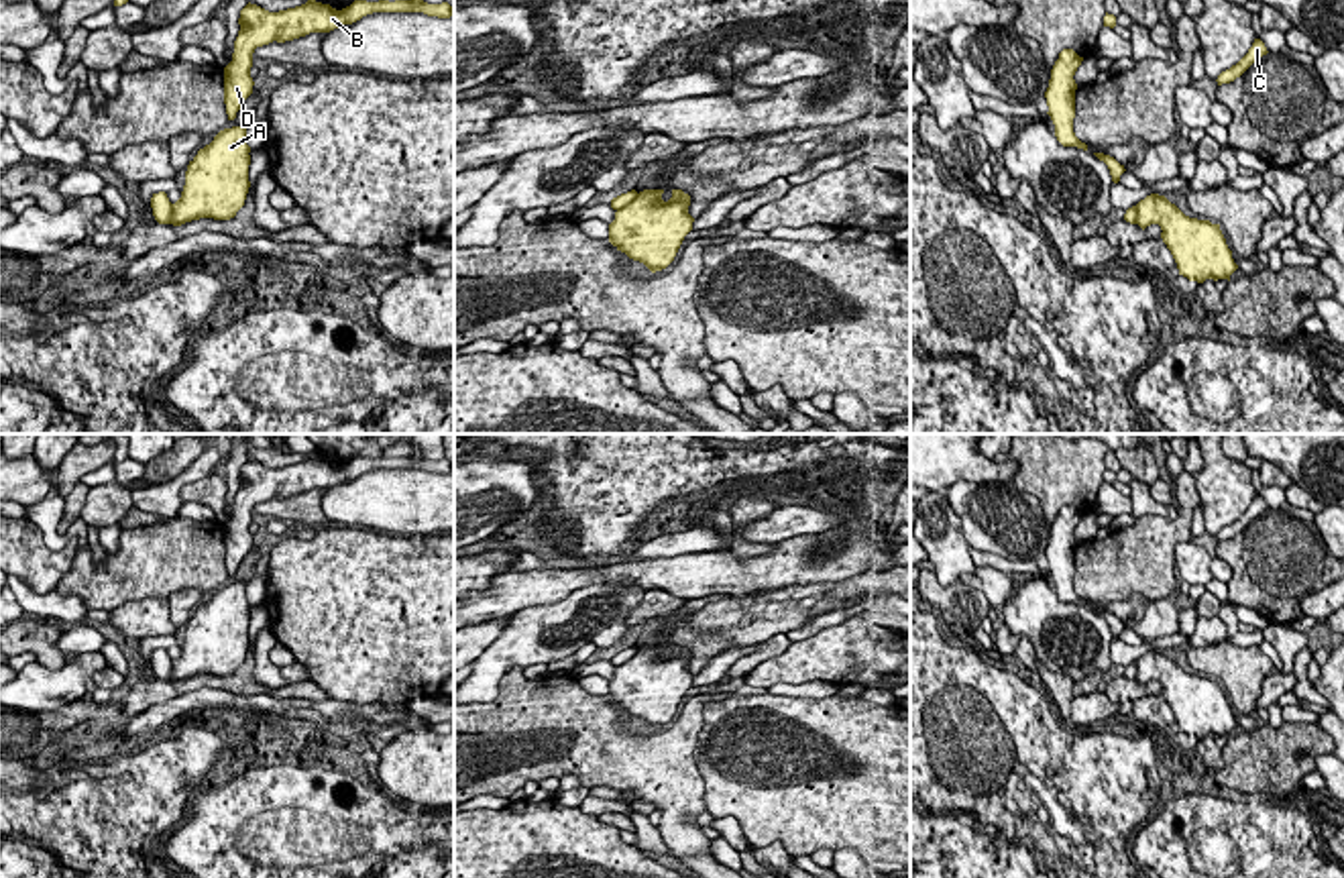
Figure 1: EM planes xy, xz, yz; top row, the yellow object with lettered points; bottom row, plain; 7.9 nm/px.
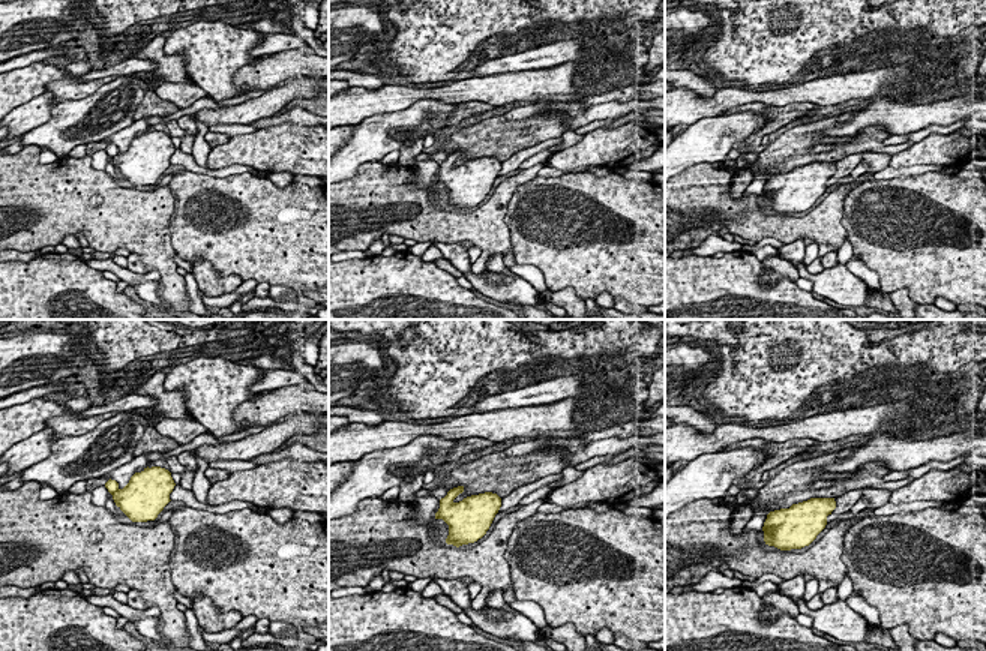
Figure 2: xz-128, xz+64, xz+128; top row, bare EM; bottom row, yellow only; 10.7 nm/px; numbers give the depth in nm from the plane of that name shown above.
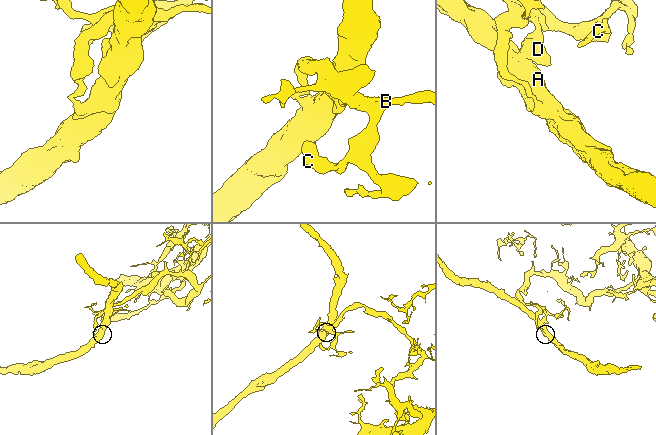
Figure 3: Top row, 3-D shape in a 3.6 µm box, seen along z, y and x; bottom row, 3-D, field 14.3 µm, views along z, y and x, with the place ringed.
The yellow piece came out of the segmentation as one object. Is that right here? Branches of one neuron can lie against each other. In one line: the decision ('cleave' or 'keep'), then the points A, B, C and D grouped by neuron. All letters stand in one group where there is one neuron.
cleave; groups A / B C D

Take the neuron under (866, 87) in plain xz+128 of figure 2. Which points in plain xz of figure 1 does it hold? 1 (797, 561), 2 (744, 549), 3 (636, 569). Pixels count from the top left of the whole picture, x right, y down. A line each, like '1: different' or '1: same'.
1: same
2: different
3: same

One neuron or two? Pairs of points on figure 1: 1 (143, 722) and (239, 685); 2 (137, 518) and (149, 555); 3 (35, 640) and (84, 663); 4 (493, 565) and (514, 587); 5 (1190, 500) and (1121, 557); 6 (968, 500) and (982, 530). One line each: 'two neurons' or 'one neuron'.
1: two neurons
2: two neurons
3: two neurons
4: two neurons
5: one neuron
6: one neuron

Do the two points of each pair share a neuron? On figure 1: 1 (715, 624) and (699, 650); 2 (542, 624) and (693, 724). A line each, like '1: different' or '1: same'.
1: same
2: different

